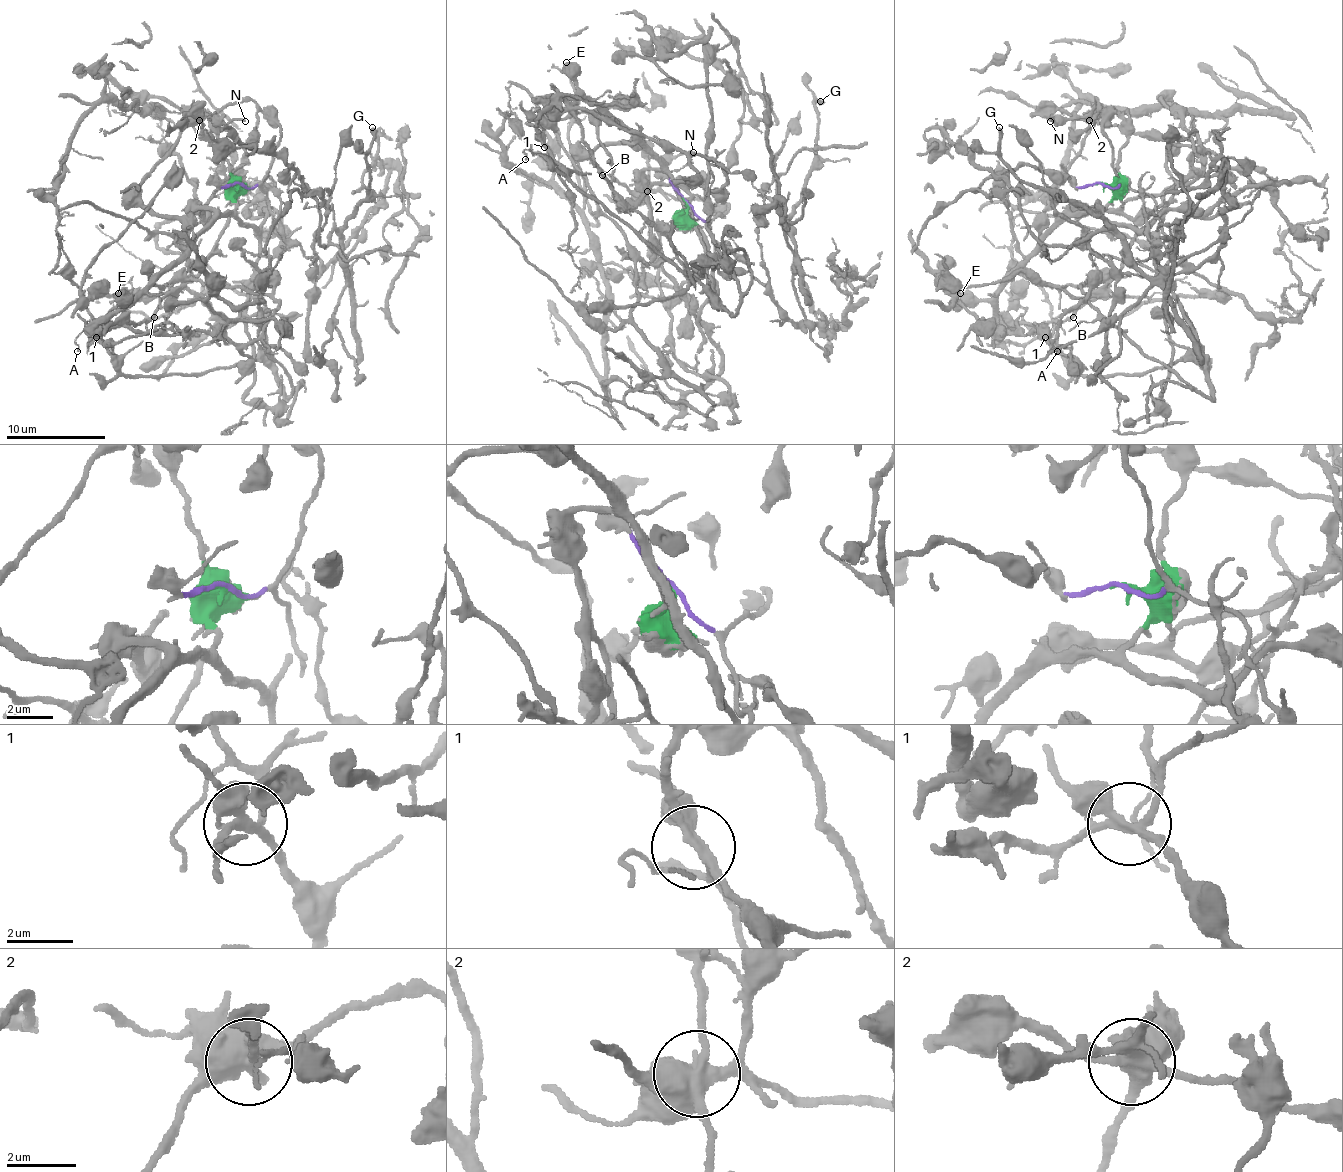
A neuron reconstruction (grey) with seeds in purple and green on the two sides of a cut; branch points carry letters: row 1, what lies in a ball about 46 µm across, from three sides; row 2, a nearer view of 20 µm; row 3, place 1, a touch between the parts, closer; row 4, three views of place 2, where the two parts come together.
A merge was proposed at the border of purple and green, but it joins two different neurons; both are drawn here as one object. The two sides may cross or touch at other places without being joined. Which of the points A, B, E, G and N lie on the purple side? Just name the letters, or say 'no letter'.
G

